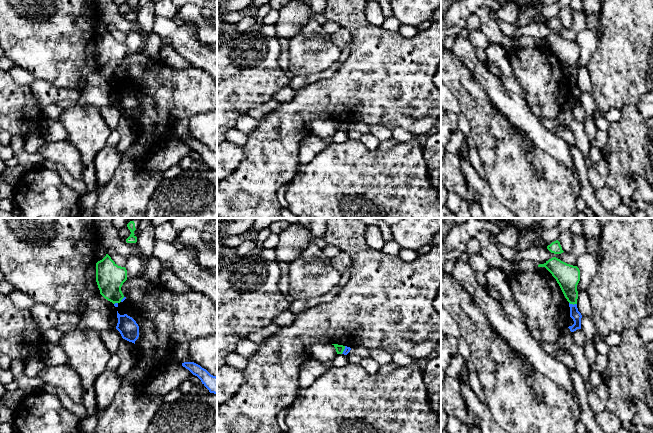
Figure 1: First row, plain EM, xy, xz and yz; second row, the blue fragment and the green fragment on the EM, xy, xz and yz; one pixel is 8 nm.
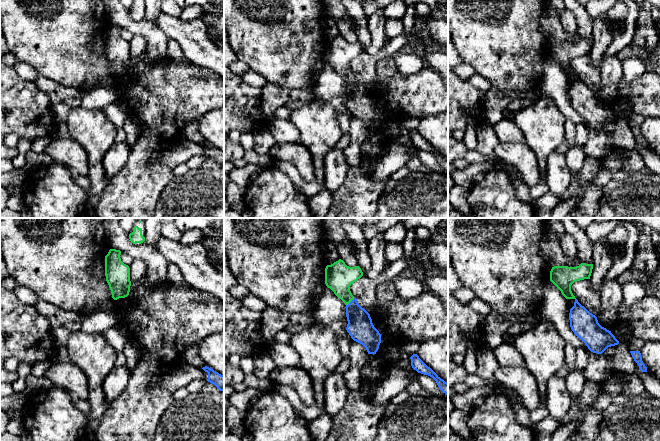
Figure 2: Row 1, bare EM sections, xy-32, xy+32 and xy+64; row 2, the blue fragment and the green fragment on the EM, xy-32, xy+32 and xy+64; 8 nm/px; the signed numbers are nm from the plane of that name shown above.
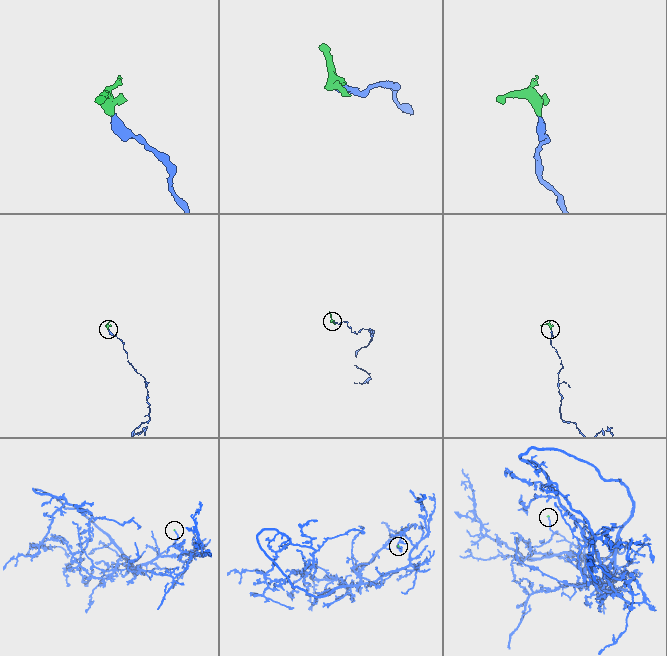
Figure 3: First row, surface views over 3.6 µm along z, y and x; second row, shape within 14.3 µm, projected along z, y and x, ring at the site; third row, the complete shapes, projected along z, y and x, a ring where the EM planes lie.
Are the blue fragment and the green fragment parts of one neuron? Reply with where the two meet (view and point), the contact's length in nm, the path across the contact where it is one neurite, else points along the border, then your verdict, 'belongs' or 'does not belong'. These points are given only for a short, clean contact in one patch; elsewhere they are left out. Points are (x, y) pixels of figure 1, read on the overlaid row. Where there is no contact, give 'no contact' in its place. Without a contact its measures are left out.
yz (572, 304) | 70 nm | across yz (574, 313), (572, 304), (567, 276) | belongs

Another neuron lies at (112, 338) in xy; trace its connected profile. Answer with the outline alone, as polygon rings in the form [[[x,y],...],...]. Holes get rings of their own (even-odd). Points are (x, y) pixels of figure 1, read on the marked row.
[[[115,328],[111,330],[105,329],[100,331],[100,334],[109,352],[111,354],[117,353],[119,344],[123,340],[120,332]]]

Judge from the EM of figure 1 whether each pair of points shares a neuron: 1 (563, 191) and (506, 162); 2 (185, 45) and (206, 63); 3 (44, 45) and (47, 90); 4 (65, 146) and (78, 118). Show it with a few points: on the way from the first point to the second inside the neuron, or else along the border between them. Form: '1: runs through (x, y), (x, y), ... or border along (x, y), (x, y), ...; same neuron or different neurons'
1: runs through (549, 191), (541, 191), (520, 174); same neuron
2: runs through (190, 47), (201, 58); same neuron
3: border along (35, 78), (45, 80), (57, 87), (69, 88); different neurons
4: border along (67, 139), (78, 151), (80, 160); different neurons

